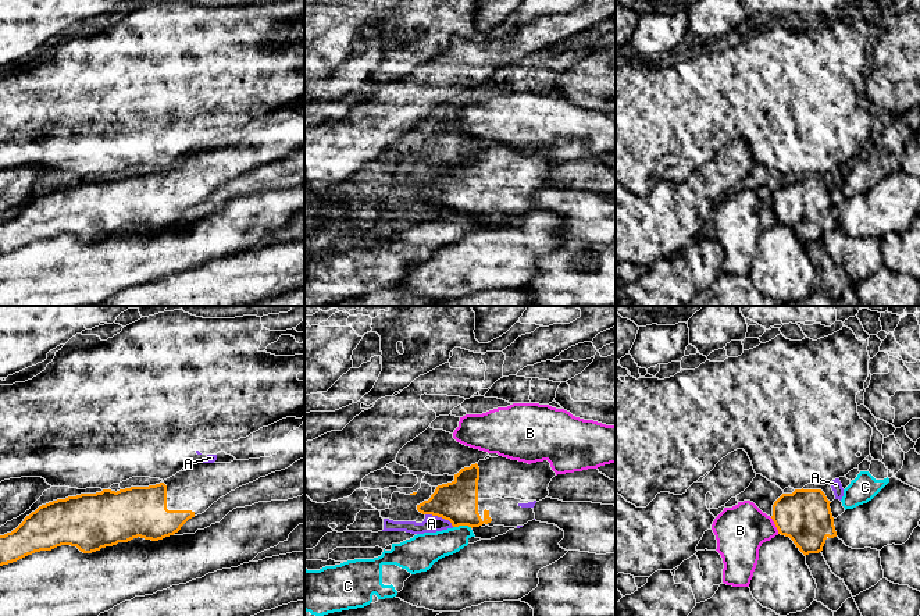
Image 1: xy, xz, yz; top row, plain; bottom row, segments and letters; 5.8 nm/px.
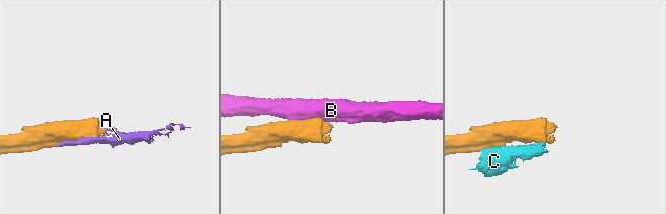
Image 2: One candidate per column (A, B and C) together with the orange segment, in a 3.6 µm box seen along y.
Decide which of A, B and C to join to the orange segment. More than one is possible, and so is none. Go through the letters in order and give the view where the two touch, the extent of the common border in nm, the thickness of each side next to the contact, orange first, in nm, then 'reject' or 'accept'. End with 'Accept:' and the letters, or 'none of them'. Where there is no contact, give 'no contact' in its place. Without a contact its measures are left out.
A: meets orange in xz; contact 180 nm long; 240 nm thick on the orange side, 100 nm on the other; accept
B: meets orange in yz; contact 110 nm long; 300 nm thick on the orange side, 280 nm on the other; reject
C: meets orange in xz; contact 110 nm long; 240 nm thick on the orange side, 180 nm on the other; reject
Accept: A

